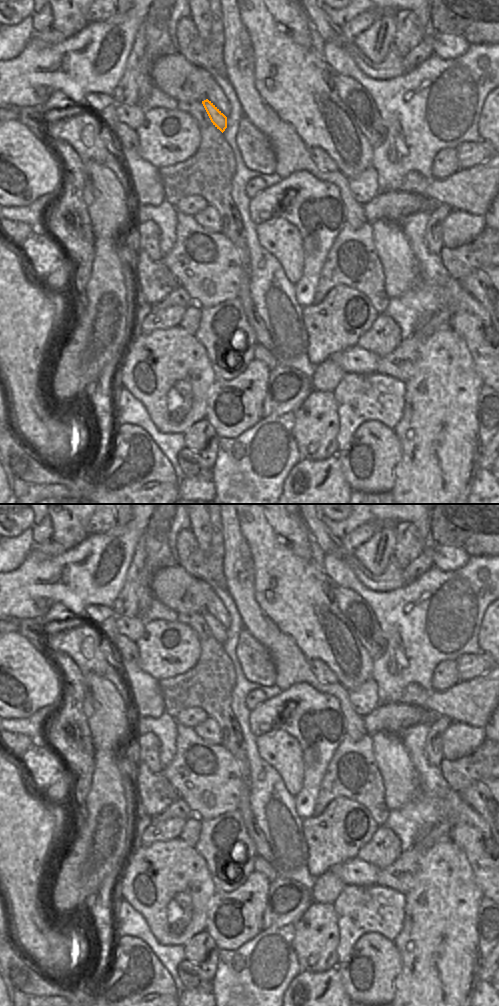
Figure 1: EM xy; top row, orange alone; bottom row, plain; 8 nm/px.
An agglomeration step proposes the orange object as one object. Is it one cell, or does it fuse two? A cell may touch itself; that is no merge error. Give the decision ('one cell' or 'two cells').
one cell

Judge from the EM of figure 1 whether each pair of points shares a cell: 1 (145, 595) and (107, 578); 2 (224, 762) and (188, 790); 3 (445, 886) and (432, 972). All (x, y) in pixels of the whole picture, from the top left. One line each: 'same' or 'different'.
1: different
2: same
3: same

